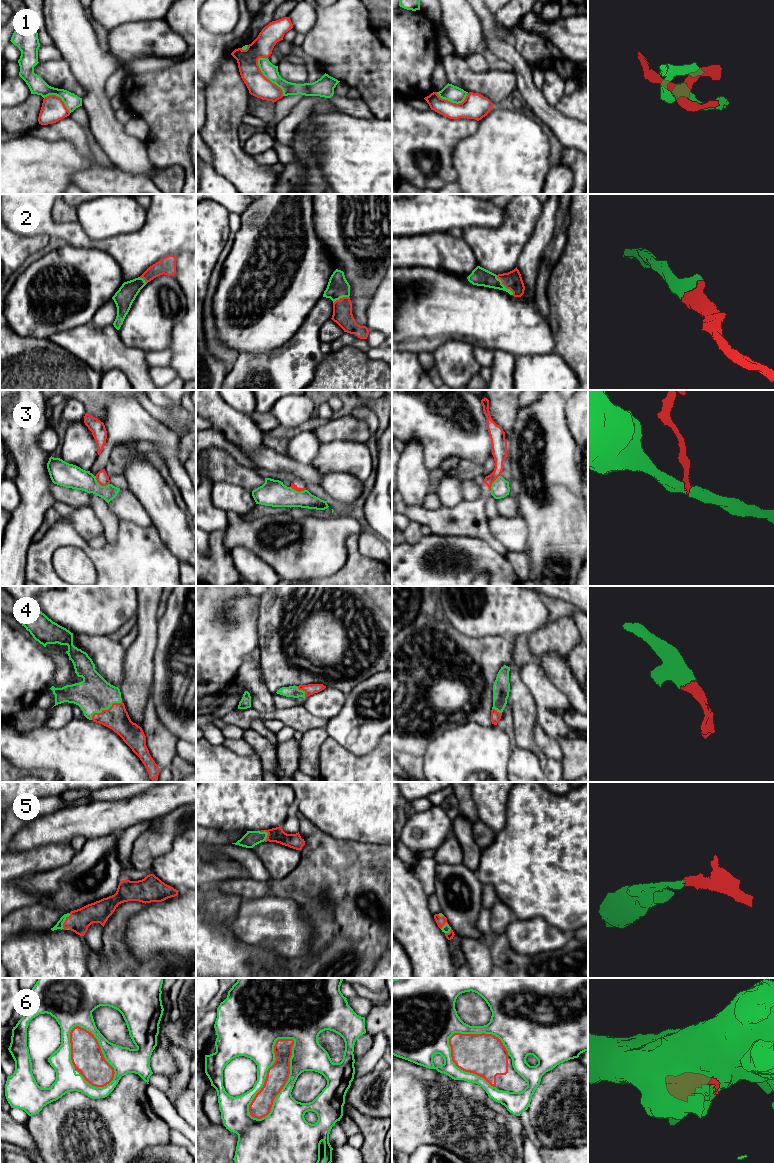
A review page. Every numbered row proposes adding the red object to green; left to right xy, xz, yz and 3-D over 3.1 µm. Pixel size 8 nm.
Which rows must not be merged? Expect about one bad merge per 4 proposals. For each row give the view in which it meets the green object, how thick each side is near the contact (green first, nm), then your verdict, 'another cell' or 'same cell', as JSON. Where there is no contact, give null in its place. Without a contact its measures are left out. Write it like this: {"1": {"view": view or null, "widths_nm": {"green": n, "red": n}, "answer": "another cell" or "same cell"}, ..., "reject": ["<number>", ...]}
{"1": {"view": "xz", "widths_nm": {"green": 120, "red": 180}, "answer": "another cell"}, "2": {"view": "yz", "widths_nm": {"green": 140, "red": 150}, "answer": "same cell"}, "3": {"view": "xy", "widths_nm": {"green": 190, "red": 100}, "answer": "another cell"}, "4": {"view": "xy", "widths_nm": {"green": 280, "red": 190}, "answer": "same cell"}, "5": {"view": "xy", "widths_nm": {"green": 60, "red": 180}, "answer": "same cell"}, "6": {"view": "xz", "widths_nm": {"green": 280, "red": 180}, "answer": "another cell"}, "reject": ["1", "3", "6"]}

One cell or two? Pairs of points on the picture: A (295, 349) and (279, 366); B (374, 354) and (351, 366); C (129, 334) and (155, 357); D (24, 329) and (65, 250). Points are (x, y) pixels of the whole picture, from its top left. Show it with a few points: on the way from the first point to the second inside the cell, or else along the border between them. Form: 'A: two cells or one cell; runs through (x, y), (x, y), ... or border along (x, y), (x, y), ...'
A: one cell; runs through (292, 353), (283, 362)
B: two cells; border along (366, 353), (370, 358), (381, 361)
C: two cells; border along (167, 347), (161, 350), (146, 352)
D: one cell; runs through (25, 307), (27, 281), (39, 268), (43, 267)

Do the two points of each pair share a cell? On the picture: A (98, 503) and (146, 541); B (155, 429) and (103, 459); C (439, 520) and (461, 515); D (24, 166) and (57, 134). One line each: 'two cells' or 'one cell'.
A: two cells
B: one cell
C: one cell
D: two cells

